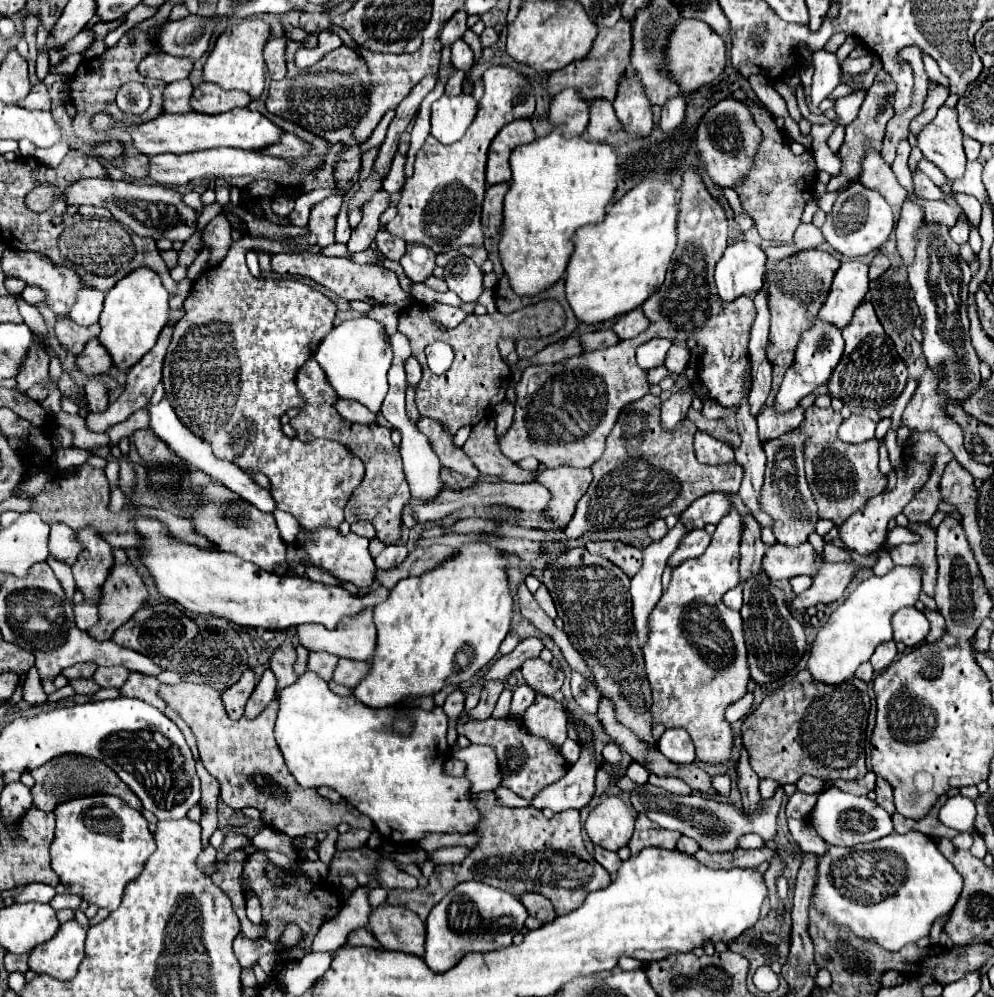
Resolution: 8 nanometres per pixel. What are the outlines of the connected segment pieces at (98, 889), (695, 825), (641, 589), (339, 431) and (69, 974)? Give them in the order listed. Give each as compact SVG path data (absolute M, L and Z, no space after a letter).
M86 796L62 802L58 804L58 808L54 808L54 816L56 830L50 846L52 870L58 874L60 882L68 888L70 894L80 896L88 904L116 910L122 902L126 884L138 878L138 840L154 840L152 832L148 830L146 818L116 796Z
M642 784L636 786L632 796L630 796L630 804L638 814L644 814L656 822L660 828L668 828L668 830L678 830L690 838L694 838L702 850L708 852L728 852L738 848L738 838L748 834L748 832L756 832L762 840L774 840L776 836L776 814L779 814L784 790L777 790L771 799L762 802L762 812L758 816L746 816L744 812L740 812L738 808L724 804L722 800L716 798L708 798L702 796L700 792L696 794L688 794L688 796L678 796L672 792L666 792L658 786L652 784Z
M676 524L662 540L652 542L648 548L644 548L644 564L640 572L632 578L630 594L632 594L632 604L634 604L634 622L636 622L636 632L640 644L646 642L648 636L648 616L654 608L654 604L662 596L662 586L660 578L666 568L668 556L678 548L678 542L686 536L686 530Z
M310 358L296 376L298 392L302 392L302 400L306 406L300 410L296 418L290 420L290 424L296 428L300 440L312 440L312 438L326 438L342 442L354 456L358 456L366 466L366 478L362 484L354 490L348 506L346 506L346 522L354 524L358 520L366 520L376 528L376 538L380 538L384 544L394 544L400 538L402 532L402 508L410 500L408 482L402 470L402 458L398 452L398 446L390 440L390 428L382 424L352 424L342 420L342 416L334 408L336 392L332 386L326 384L324 370L320 364Z
M70 920L60 926L54 940L40 944L30 952L28 970L36 974L48 974L56 980L72 980L84 958L86 930Z

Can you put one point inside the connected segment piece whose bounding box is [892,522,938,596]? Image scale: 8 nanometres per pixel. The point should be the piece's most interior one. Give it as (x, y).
(923, 554)

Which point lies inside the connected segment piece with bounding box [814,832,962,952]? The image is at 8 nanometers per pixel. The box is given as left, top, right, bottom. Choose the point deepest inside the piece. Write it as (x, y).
(932, 886)

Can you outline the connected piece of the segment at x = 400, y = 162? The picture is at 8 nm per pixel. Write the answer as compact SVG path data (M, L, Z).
M396 152L390 172L382 181L382 188L388 193L400 192L405 184L404 165L406 155Z

